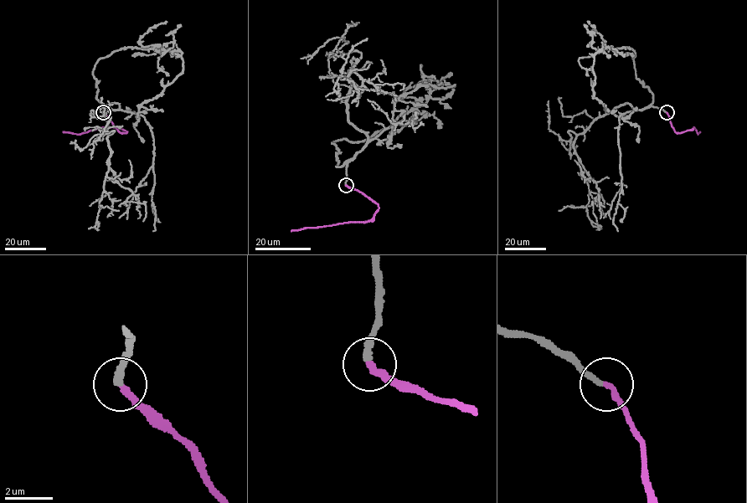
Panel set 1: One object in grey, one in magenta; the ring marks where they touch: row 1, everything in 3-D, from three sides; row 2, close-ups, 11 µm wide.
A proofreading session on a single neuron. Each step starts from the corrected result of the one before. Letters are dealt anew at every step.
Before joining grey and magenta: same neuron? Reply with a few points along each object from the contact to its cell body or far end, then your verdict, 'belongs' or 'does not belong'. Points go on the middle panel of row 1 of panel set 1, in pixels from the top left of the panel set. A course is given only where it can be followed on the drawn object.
course grey (346, 185), (367, 136), (349, 121), (351, 61), (367, 89), (399, 90); course magenta (346, 185), (363, 192), (377, 204), (378, 211), (371, 219), (291, 231); belongs

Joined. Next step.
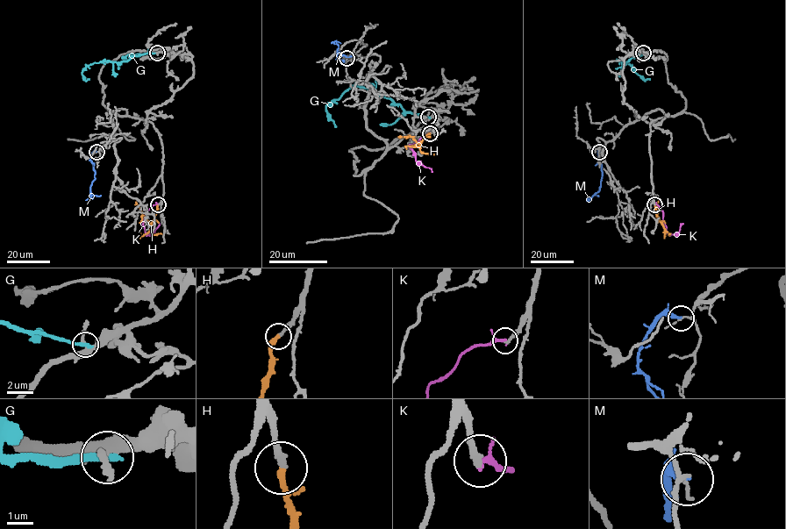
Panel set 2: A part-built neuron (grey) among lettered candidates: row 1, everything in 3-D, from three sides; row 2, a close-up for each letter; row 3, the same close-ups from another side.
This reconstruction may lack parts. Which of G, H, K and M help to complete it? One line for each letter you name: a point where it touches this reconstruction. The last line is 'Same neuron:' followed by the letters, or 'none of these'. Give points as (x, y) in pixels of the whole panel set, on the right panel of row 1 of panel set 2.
H: contact (654, 204)
Same neuron: H

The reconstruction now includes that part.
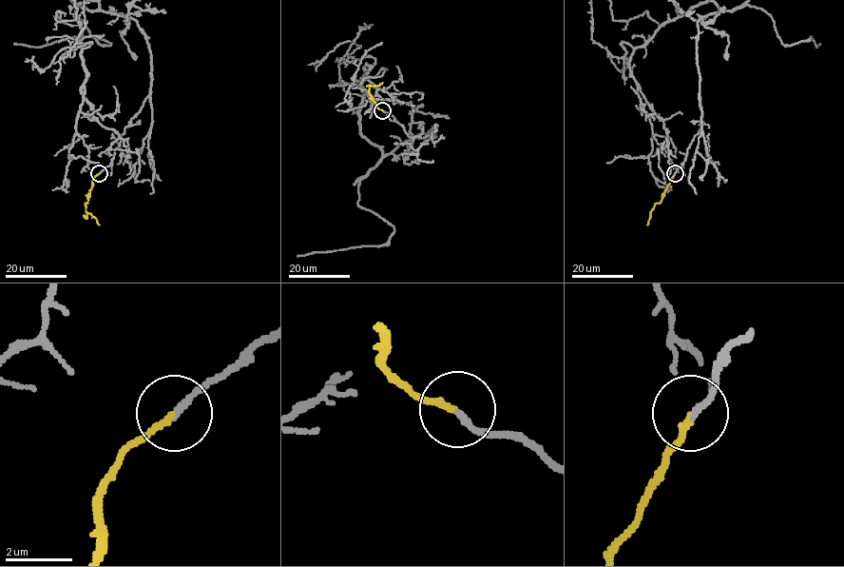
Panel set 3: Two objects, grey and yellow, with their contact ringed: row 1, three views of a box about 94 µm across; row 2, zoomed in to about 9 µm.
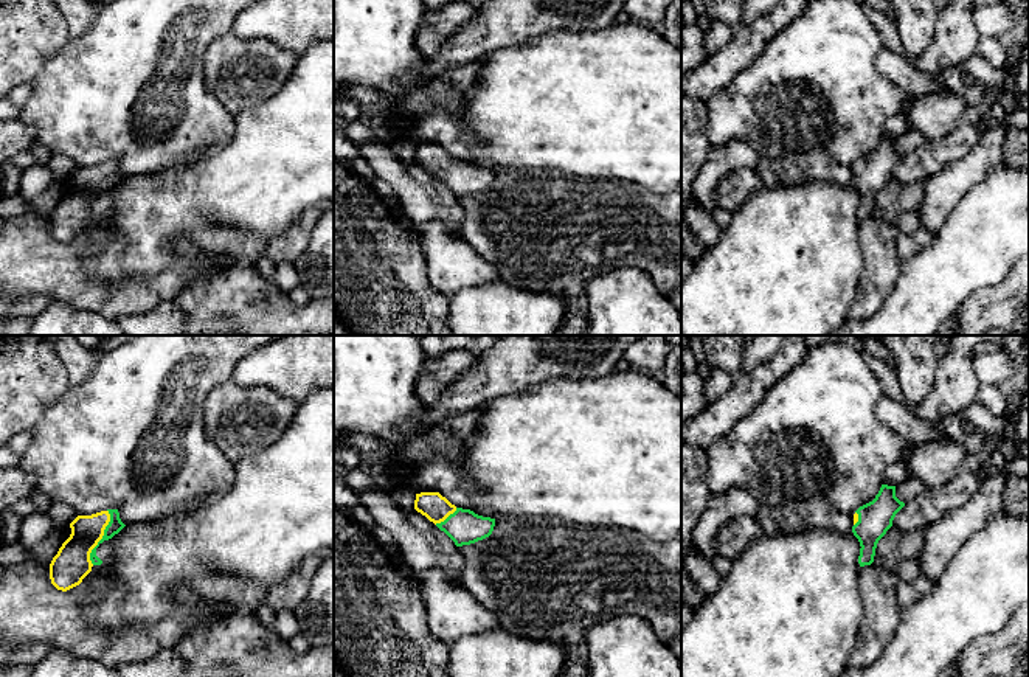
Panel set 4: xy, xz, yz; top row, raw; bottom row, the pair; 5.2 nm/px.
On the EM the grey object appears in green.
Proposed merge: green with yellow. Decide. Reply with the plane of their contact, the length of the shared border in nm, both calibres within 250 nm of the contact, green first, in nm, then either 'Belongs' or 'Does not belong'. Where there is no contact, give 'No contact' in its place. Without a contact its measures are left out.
Touches green in xy. Shared border 300 nm. Thickness 80 nm (green) against 190 nm. Belongs

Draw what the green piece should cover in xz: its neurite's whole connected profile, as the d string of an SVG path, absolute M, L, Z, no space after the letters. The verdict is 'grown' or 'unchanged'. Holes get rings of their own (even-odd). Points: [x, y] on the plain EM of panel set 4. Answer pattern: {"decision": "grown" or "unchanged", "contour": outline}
{"decision": "grown", "contour": "M439 144L416 146L414 161L444 183L456 199L489 189L495 179L495 171L456 160Z"}

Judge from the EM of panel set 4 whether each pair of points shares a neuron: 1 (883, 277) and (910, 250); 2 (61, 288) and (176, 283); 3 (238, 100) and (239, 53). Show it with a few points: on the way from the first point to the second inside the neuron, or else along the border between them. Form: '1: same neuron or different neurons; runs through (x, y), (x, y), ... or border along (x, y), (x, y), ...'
1: different neurons; border along (899, 233), (897, 255), (902, 260)
2: same neuron; runs through (89, 294), (148, 294)
3: same neuron; runs through (238, 89), (239, 64)

